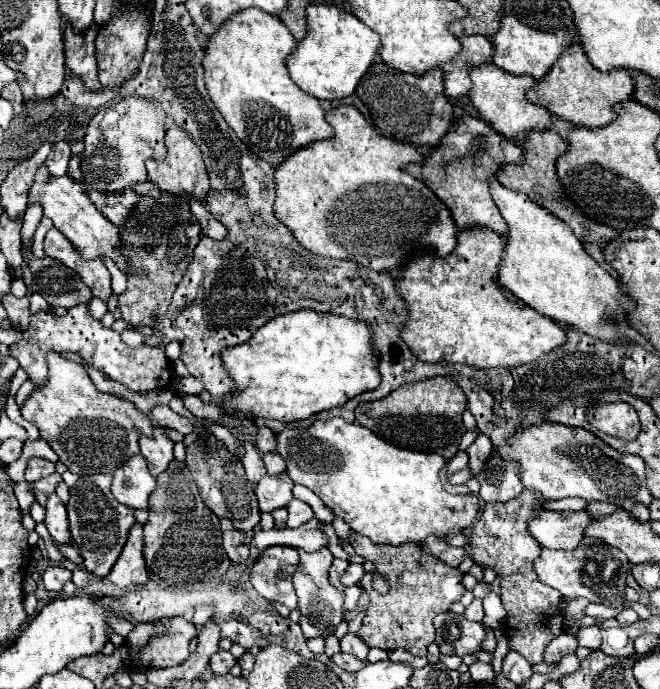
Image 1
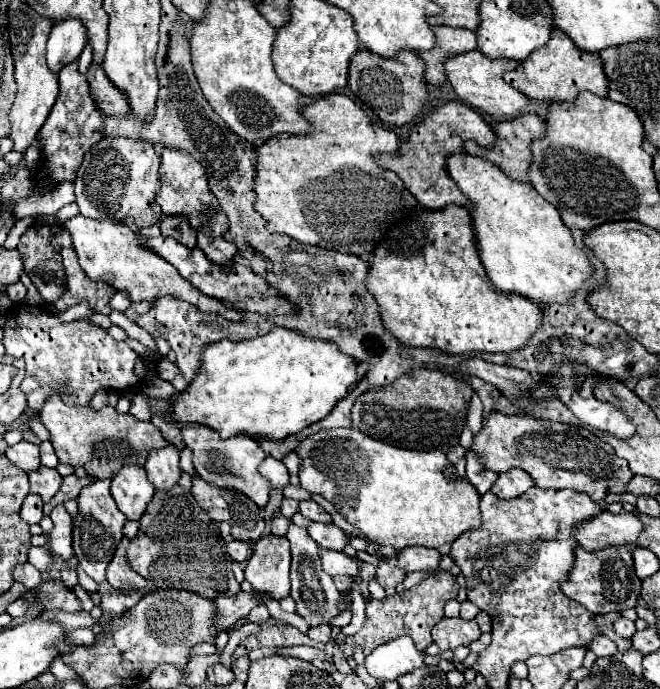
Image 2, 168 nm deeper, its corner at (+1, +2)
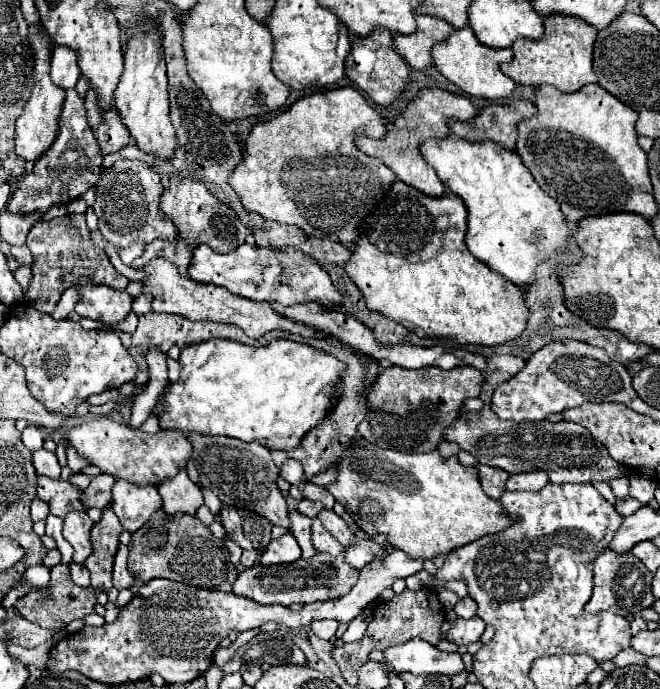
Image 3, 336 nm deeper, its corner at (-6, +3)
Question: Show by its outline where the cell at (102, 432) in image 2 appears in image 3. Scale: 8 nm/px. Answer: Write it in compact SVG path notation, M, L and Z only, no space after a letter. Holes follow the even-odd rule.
M110 416L88 418L78 426L66 428L66 440L84 460L88 460L92 466L98 466L104 474L136 484L160 484L164 478L174 476L178 468L184 468L186 460L192 456L190 442L180 430L160 430L156 434L146 434L140 428L120 424Z

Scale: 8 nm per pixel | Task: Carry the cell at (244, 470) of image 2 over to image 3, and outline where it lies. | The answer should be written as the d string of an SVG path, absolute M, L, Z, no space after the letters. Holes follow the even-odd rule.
M198 432L186 434L194 448L194 462L200 474L200 484L210 488L222 504L254 510L266 516L272 524L290 528L288 504L276 486L278 466L274 464L270 450L260 442L242 442L228 436L204 436Z

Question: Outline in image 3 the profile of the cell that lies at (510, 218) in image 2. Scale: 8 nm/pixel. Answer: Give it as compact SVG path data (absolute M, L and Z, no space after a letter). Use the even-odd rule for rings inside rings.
M454 134L440 140L426 140L422 144L422 154L446 184L446 188L464 200L468 208L468 250L494 272L502 274L516 286L530 286L536 280L538 264L554 258L558 250L566 250L570 226L560 212L560 204L554 202L542 188L538 188L536 180L530 176L530 172L526 172L526 166L518 154L506 152L500 144L490 144L488 140L482 144L470 144L468 140L458 140Z

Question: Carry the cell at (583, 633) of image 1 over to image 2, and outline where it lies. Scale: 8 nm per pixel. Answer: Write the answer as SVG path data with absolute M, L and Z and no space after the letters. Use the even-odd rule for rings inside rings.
M599 637L595 641L595 645L589 645L589 649L597 655L597 657L609 657L617 653L617 645L609 639L609 637Z

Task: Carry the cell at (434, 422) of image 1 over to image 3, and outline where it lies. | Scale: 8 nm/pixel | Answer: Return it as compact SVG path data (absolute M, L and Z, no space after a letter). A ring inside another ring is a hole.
M390 366L380 372L368 390L368 412L360 422L358 432L382 446L402 452L430 452L444 440L444 430L454 424L464 400L478 396L484 384L484 374L474 368L420 368L406 370Z

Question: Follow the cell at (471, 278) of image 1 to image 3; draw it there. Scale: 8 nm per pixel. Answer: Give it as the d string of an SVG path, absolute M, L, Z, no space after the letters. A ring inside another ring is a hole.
M396 180L384 202L362 224L360 242L354 246L348 276L364 294L366 306L408 328L420 338L450 338L458 344L500 346L516 340L526 330L530 308L526 306L524 290L492 272L484 262L474 258L466 248L468 212L464 202L446 192L440 198L430 198L402 180Z

